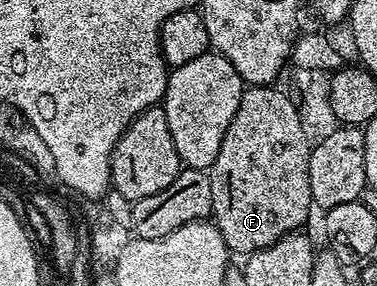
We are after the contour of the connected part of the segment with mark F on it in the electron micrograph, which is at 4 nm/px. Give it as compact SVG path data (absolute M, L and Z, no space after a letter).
M251 85L241 96L239 111L223 135L223 147L219 147L219 159L209 168L212 220L223 235L225 245L234 254L257 253L263 247L273 245L280 237L298 232L306 224L313 196L309 182L309 151L311 137L301 122L298 102L293 101L273 85Z

